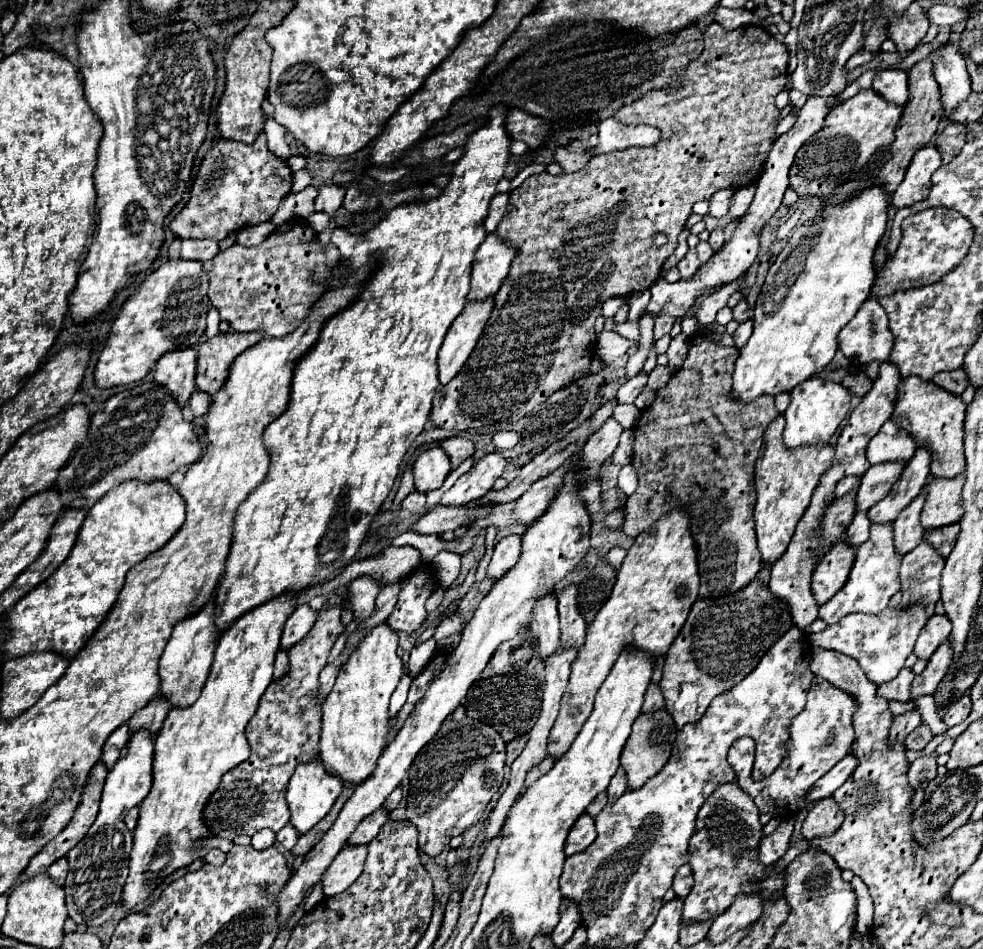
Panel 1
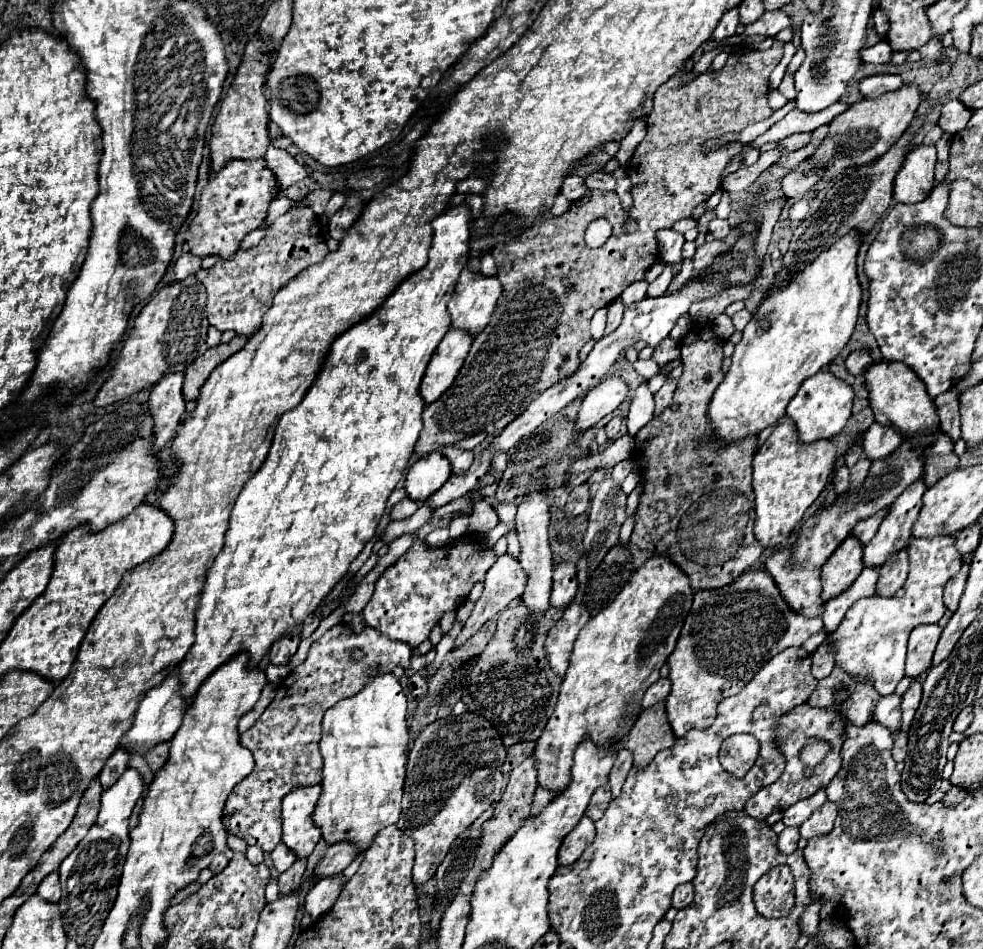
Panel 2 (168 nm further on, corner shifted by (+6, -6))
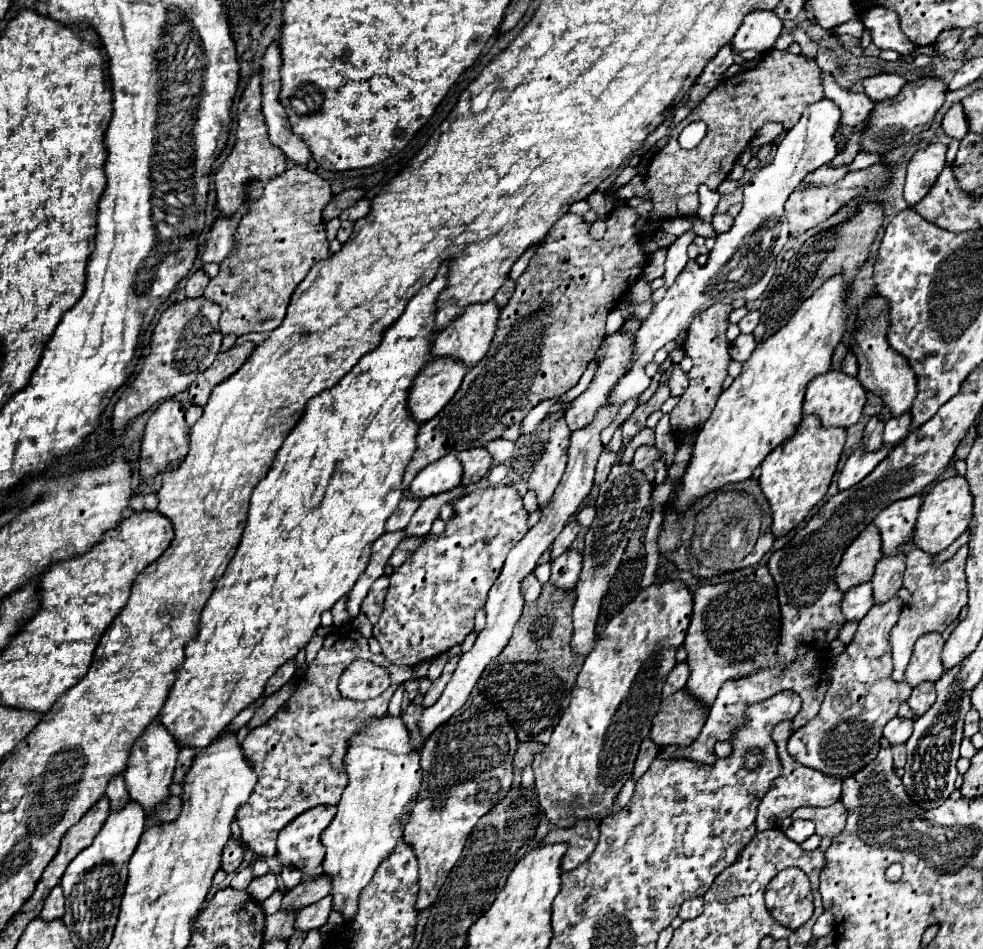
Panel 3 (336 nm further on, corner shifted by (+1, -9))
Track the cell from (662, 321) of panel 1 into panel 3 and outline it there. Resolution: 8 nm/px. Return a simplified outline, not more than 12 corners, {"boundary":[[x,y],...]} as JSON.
{"boundary":[[680,365],[672,367],[670,391],[680,397],[688,387],[688,375]]}

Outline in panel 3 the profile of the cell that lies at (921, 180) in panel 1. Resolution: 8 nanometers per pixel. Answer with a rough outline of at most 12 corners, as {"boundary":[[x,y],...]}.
{"boundary":[[932,143],[908,163],[904,199],[916,205],[944,169],[948,147]]}

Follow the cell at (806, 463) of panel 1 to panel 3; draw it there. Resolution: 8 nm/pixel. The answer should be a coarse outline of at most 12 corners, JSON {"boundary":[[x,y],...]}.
{"boundary":[[806,415],[760,467],[774,537],[826,495],[846,429]]}

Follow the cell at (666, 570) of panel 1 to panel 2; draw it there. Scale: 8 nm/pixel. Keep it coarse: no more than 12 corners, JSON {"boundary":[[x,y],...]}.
{"boundary":[[665,554],[583,626],[533,752],[567,786],[589,734],[621,742],[675,648],[689,576]]}

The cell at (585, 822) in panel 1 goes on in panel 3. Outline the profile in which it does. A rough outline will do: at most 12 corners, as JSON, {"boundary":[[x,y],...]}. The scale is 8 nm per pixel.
{"boundary":[[598,823],[552,826],[542,845],[566,843],[562,871],[576,869],[598,843]]}

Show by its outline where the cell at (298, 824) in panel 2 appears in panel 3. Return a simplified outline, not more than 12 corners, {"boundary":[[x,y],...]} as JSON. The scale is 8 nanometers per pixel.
{"boundary":[[318,805],[278,835],[280,865],[310,875],[324,861],[320,833],[334,805]]}

